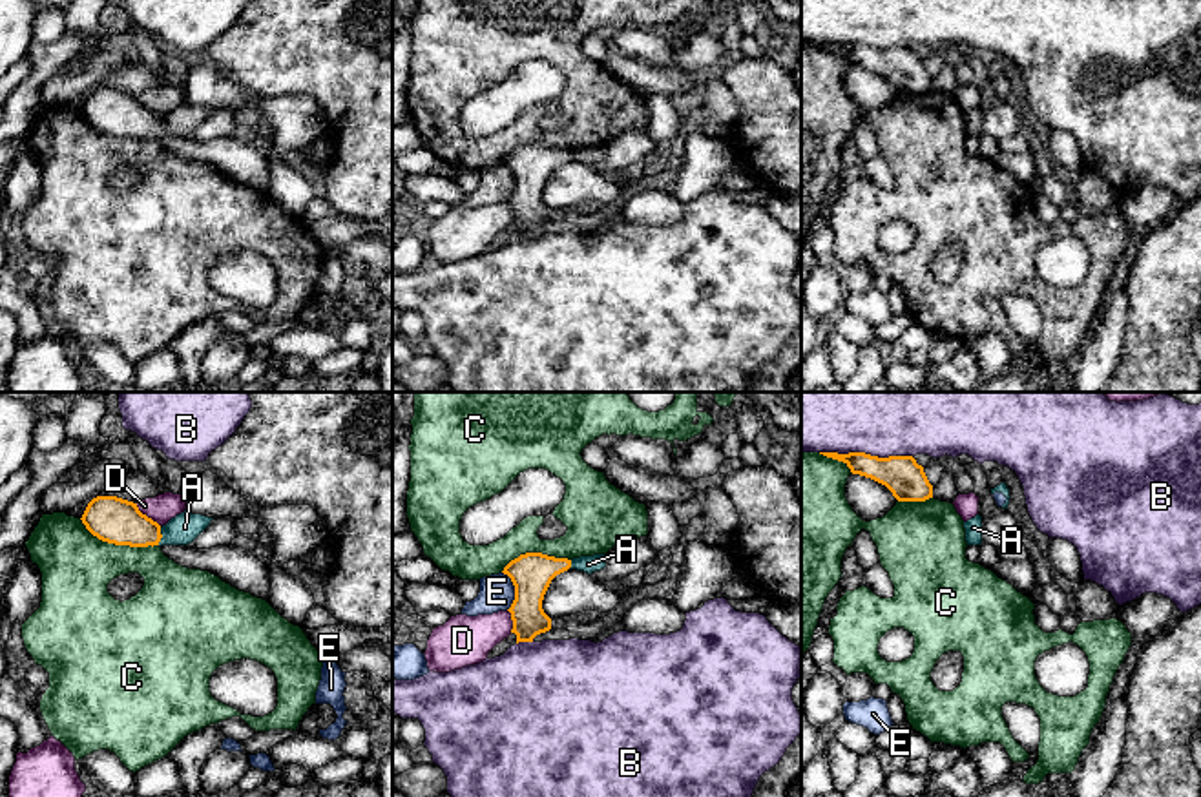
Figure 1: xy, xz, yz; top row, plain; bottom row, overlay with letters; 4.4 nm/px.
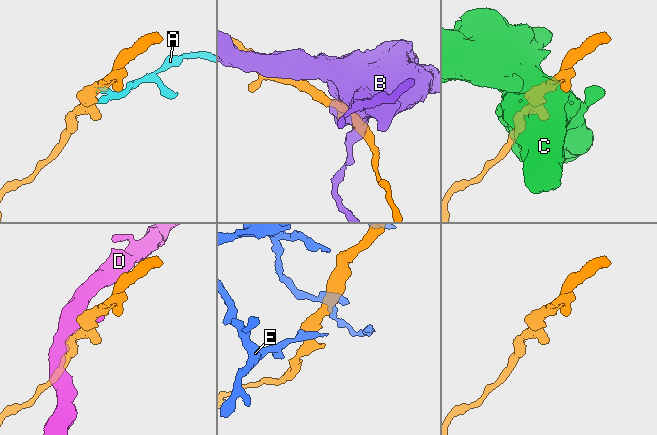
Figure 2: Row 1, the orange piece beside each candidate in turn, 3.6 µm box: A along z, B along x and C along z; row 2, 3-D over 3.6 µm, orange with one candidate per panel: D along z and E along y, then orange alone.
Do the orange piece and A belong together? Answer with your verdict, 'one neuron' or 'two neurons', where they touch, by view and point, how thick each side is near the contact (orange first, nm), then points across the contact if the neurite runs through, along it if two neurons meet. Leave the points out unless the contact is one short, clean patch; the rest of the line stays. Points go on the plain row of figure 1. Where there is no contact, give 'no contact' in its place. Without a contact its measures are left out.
one neuron; meets orange in xy at (161, 128); 200 nm thick on the orange side, 140 nm on the other

